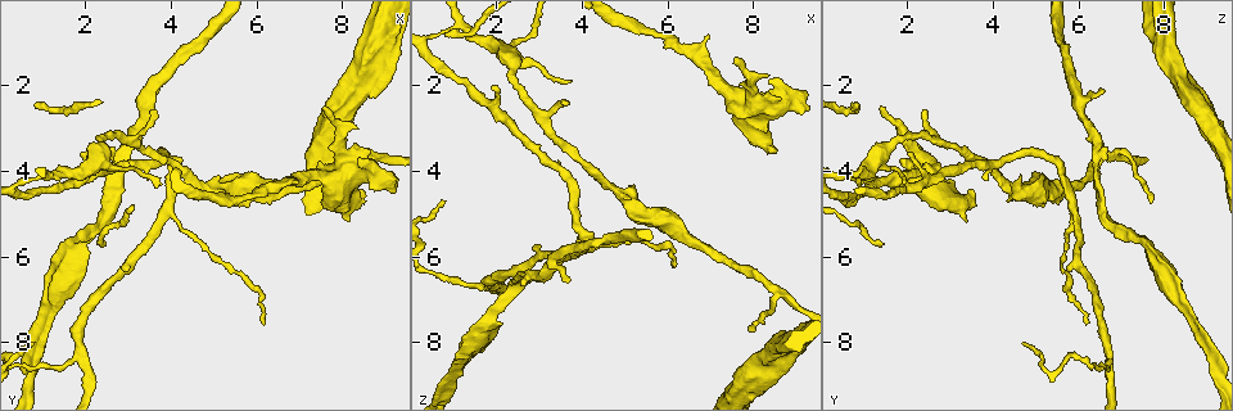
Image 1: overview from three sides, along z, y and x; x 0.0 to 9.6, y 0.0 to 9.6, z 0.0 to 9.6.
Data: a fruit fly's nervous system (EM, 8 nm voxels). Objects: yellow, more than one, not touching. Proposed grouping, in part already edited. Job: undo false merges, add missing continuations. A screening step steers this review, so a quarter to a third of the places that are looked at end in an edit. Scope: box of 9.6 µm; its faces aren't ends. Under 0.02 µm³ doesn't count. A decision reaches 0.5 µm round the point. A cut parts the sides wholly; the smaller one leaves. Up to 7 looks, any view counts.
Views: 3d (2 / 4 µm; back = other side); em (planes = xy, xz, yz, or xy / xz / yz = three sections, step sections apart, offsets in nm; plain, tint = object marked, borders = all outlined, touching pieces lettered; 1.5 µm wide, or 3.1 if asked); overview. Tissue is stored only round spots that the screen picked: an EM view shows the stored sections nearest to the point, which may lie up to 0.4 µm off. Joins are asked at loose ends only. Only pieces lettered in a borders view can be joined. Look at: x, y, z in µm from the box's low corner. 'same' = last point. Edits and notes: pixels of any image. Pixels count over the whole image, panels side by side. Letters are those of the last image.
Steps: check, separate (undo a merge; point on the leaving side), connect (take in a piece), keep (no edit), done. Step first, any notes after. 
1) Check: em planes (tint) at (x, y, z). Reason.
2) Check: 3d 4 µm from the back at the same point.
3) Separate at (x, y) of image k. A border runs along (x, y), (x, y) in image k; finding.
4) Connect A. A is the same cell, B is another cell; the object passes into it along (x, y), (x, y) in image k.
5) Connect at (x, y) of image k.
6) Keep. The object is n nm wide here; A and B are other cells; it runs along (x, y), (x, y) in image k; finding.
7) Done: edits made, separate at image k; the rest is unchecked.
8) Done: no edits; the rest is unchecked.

Check: 3d 4 µm at (8.50, 4.40, 3.55). Branch stops here.

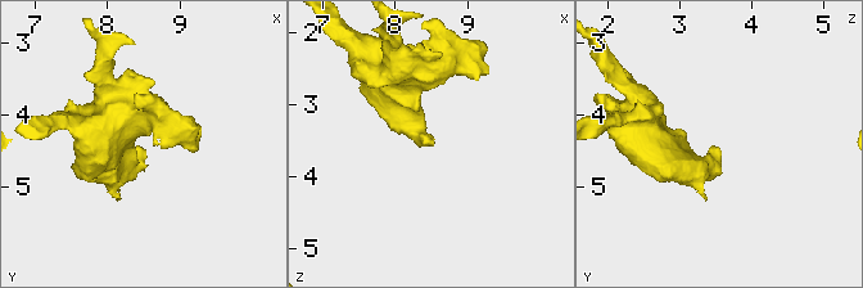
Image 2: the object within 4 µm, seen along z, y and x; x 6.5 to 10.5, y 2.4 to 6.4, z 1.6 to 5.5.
Check: em planes (plain) at (8.45, 4.45, 3.50). Now the EM.

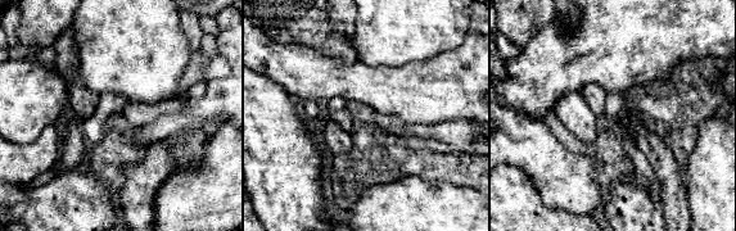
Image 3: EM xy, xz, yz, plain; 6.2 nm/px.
Check: em planes (borders) at the same point.

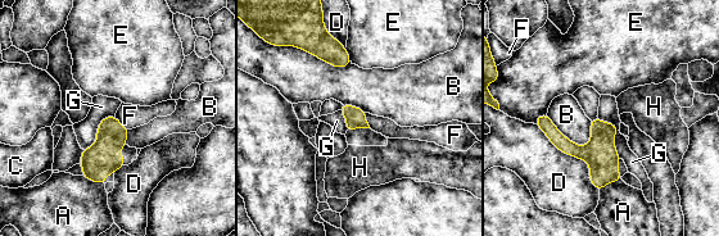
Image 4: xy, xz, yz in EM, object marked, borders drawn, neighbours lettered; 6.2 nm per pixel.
Connect H. H is the same cell, A, B, C, D, E, F and G are other cells; it goes on there.

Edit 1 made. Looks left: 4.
Check: overview.

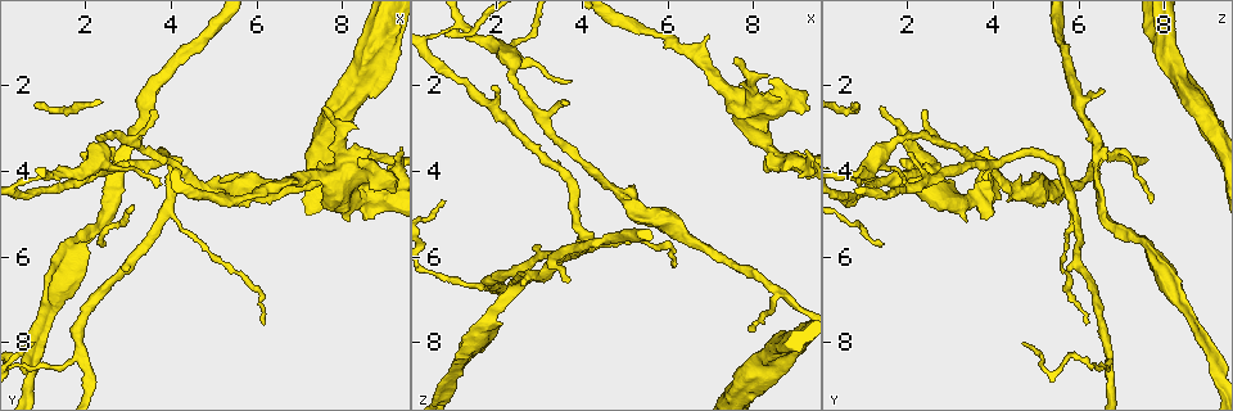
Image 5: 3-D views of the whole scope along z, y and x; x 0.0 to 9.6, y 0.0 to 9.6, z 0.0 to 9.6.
Check: em yz step 4 (plain) at (3.70, 2.10, 6.55). Branch stops here.

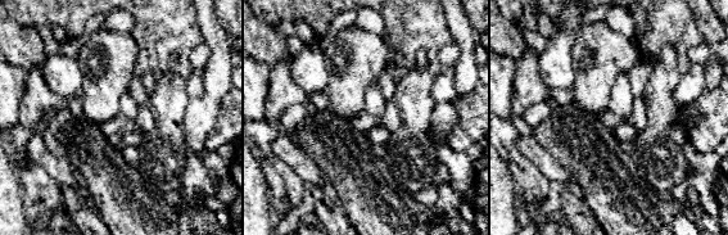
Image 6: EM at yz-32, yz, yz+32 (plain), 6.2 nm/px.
Check: em yz step 4 (borders) at the same point. See the neighbours.

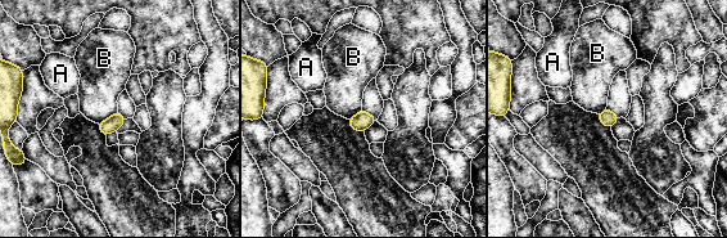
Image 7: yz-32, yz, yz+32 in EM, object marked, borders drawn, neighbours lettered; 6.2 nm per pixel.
Keep. A and B are other cells; a border runs along (117, 111), (98, 124) in image 7; no lettered piece goes on from it.

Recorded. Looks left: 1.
Done: edits made, connect at image 4; the rest is unchecked.

